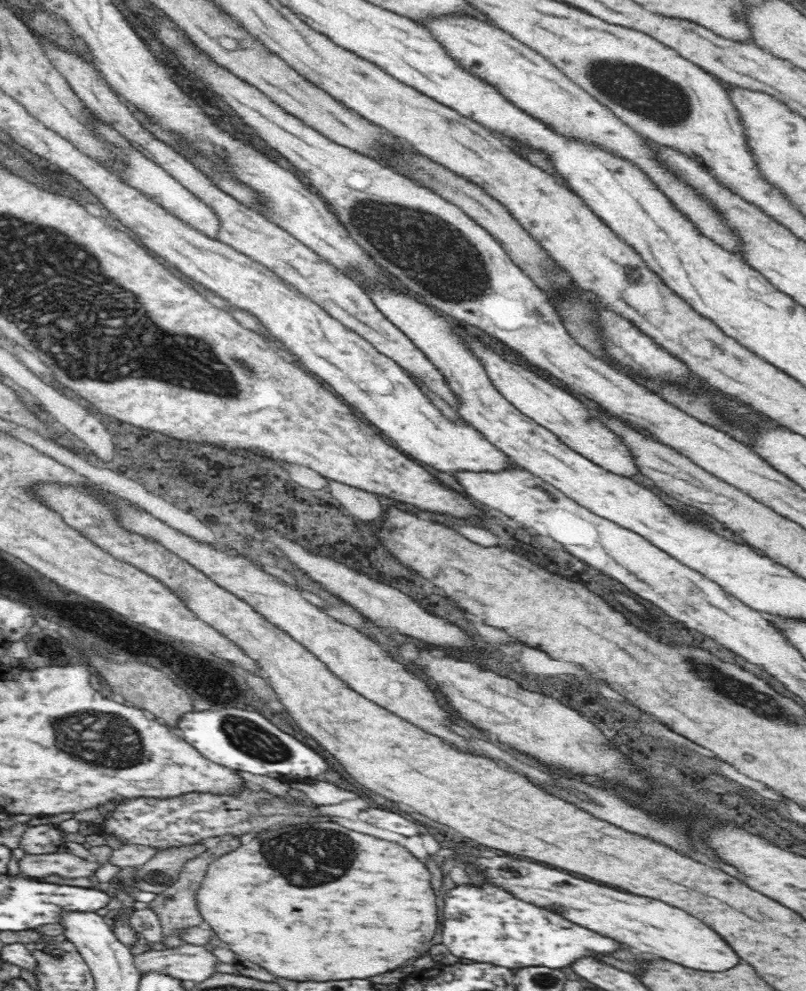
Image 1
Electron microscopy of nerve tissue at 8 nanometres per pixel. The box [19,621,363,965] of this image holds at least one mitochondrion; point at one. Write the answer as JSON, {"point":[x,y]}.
{"point":[325,859]}

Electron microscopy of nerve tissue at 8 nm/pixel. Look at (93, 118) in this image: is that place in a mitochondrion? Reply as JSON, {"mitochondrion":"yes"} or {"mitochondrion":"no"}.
{"mitochondrion":"no"}

